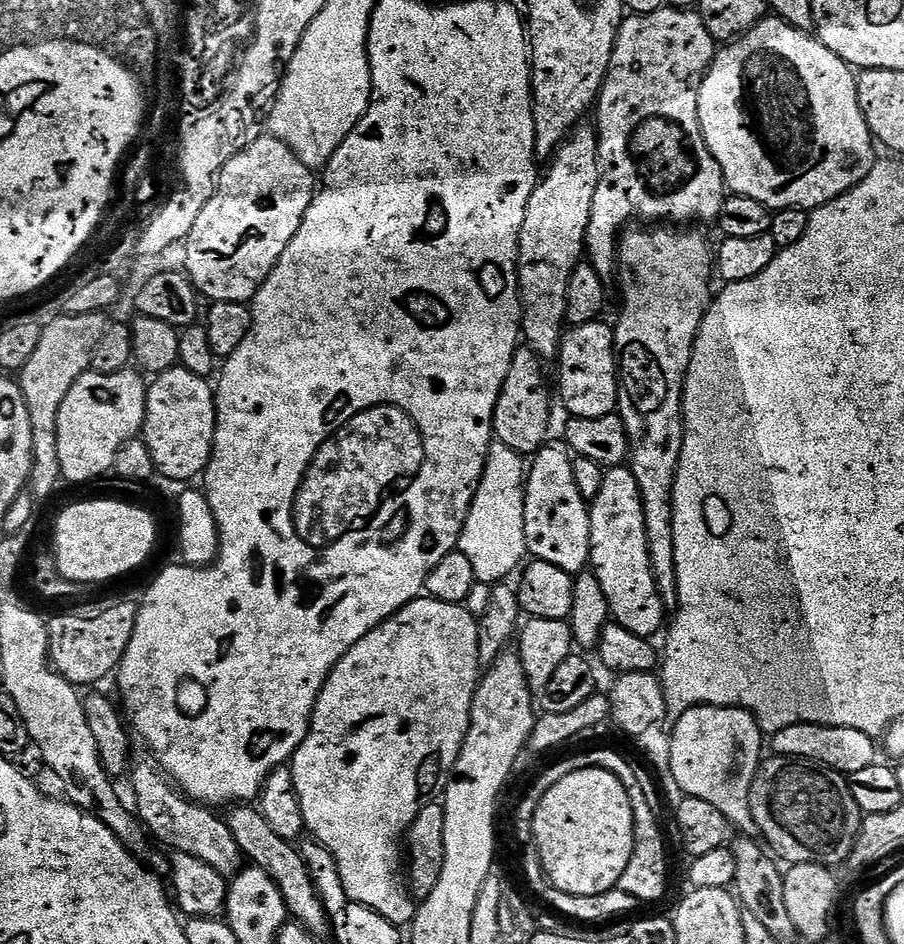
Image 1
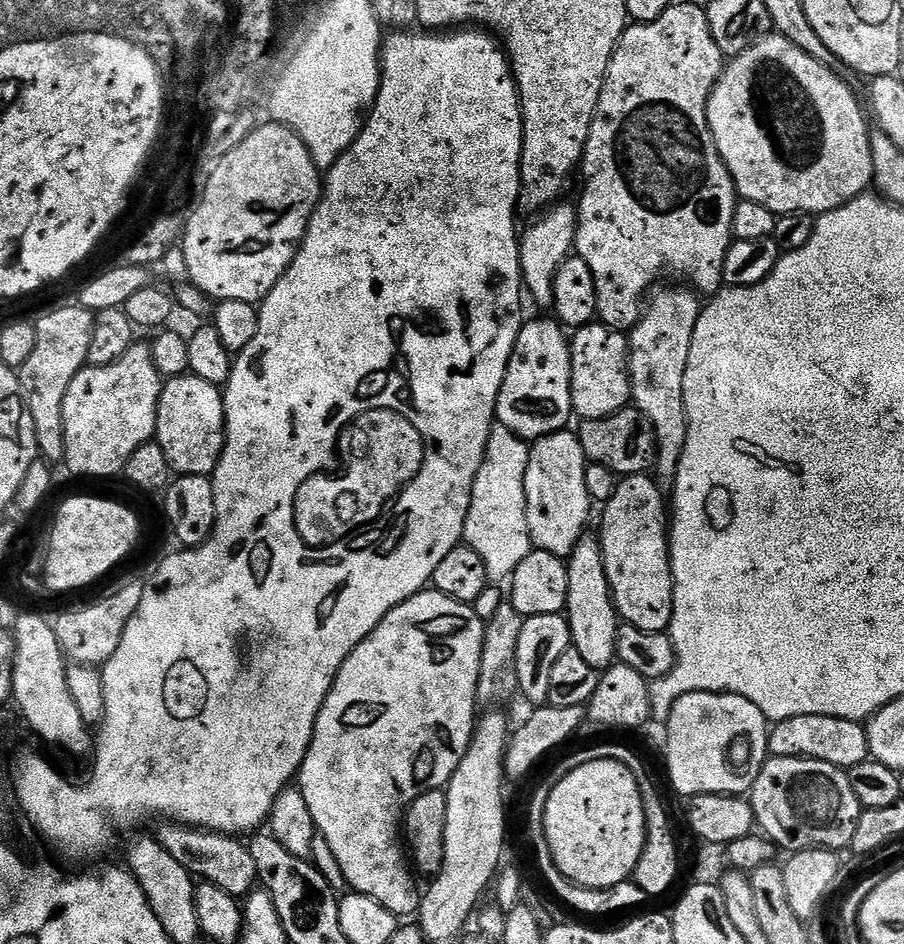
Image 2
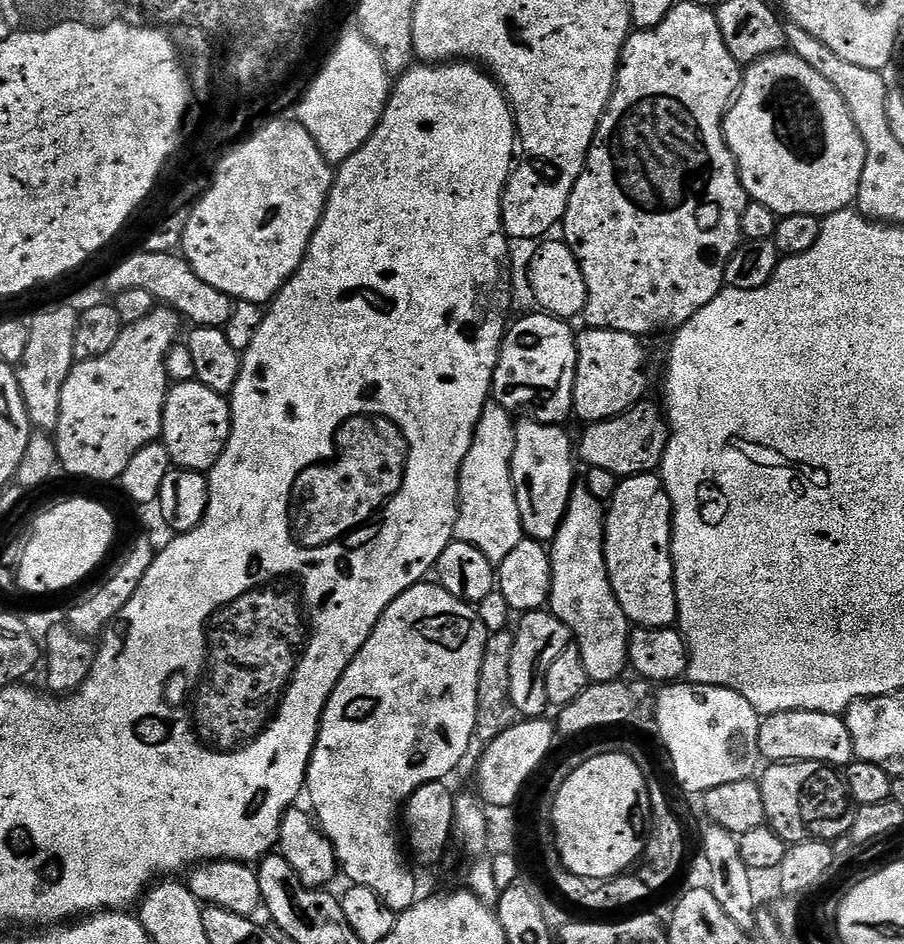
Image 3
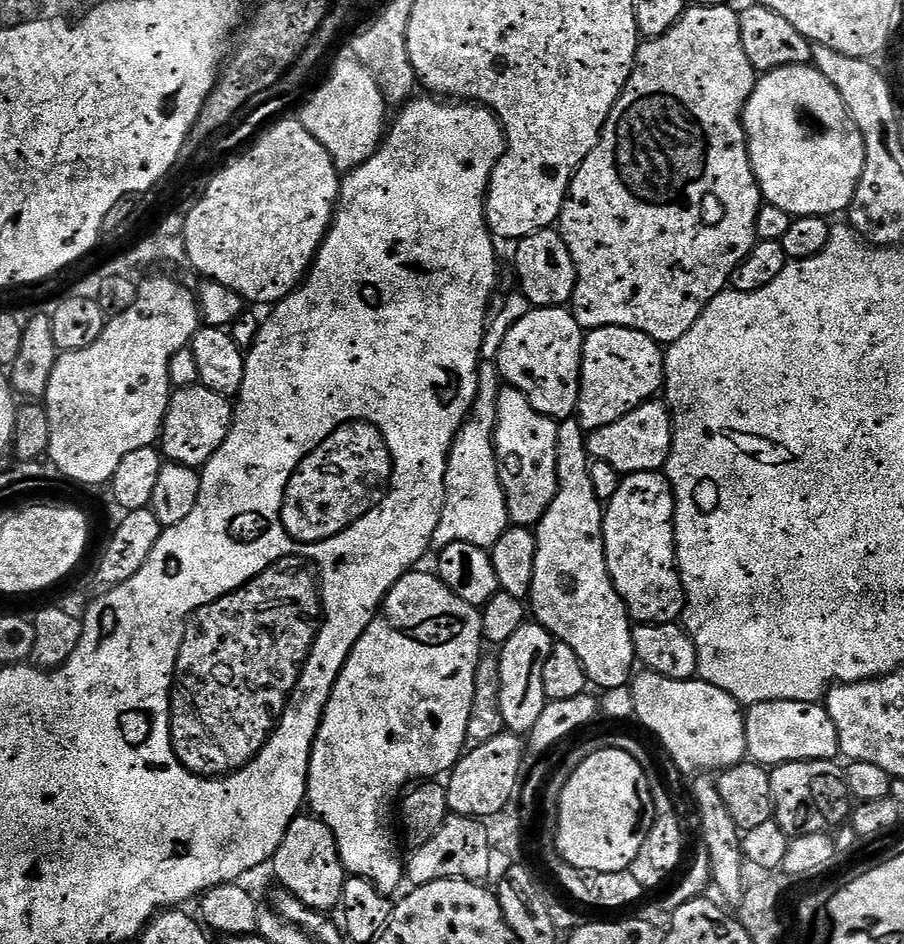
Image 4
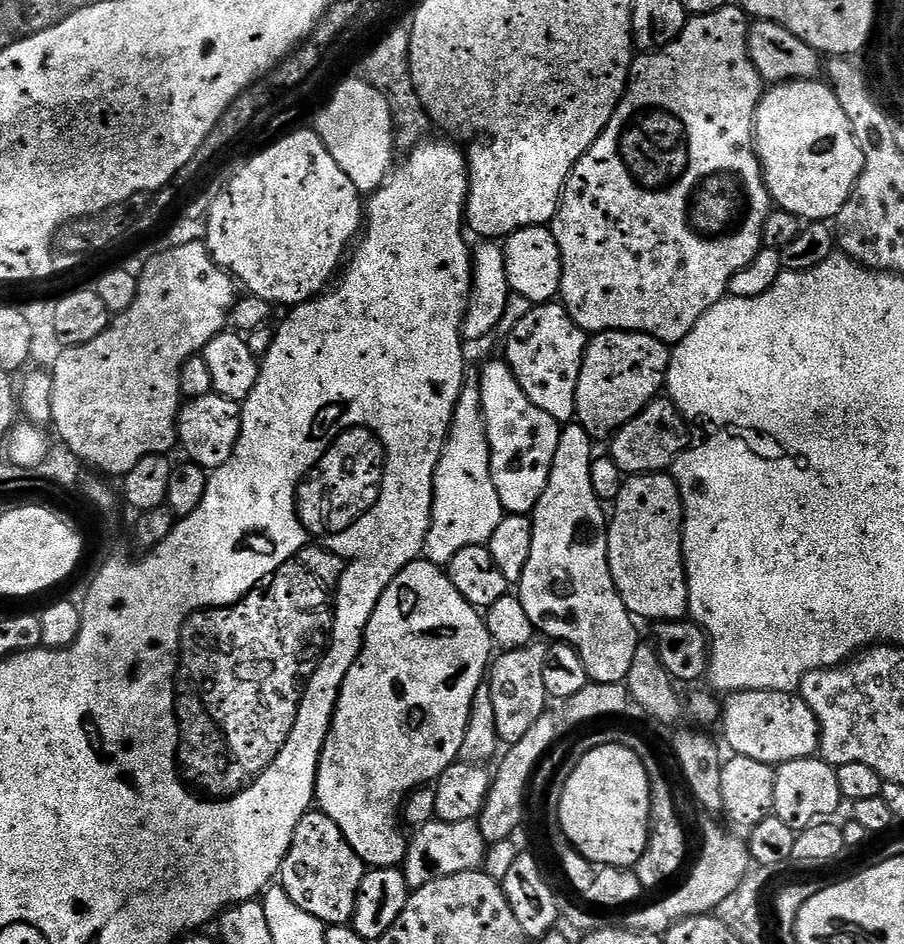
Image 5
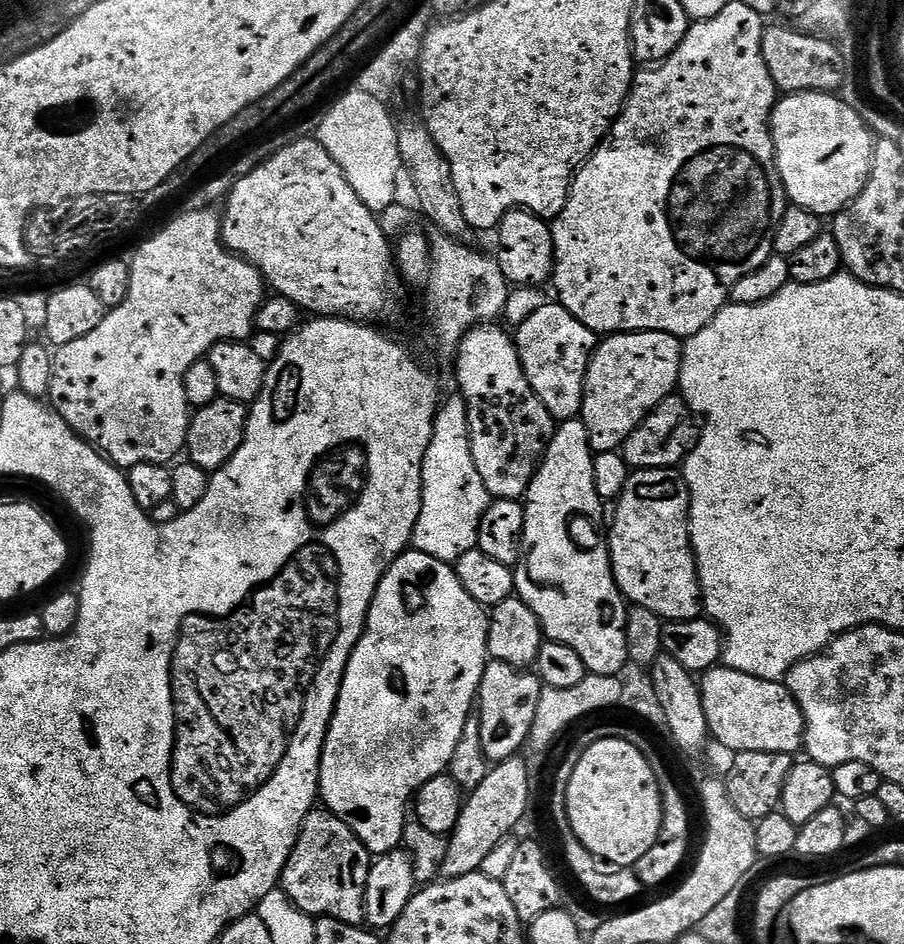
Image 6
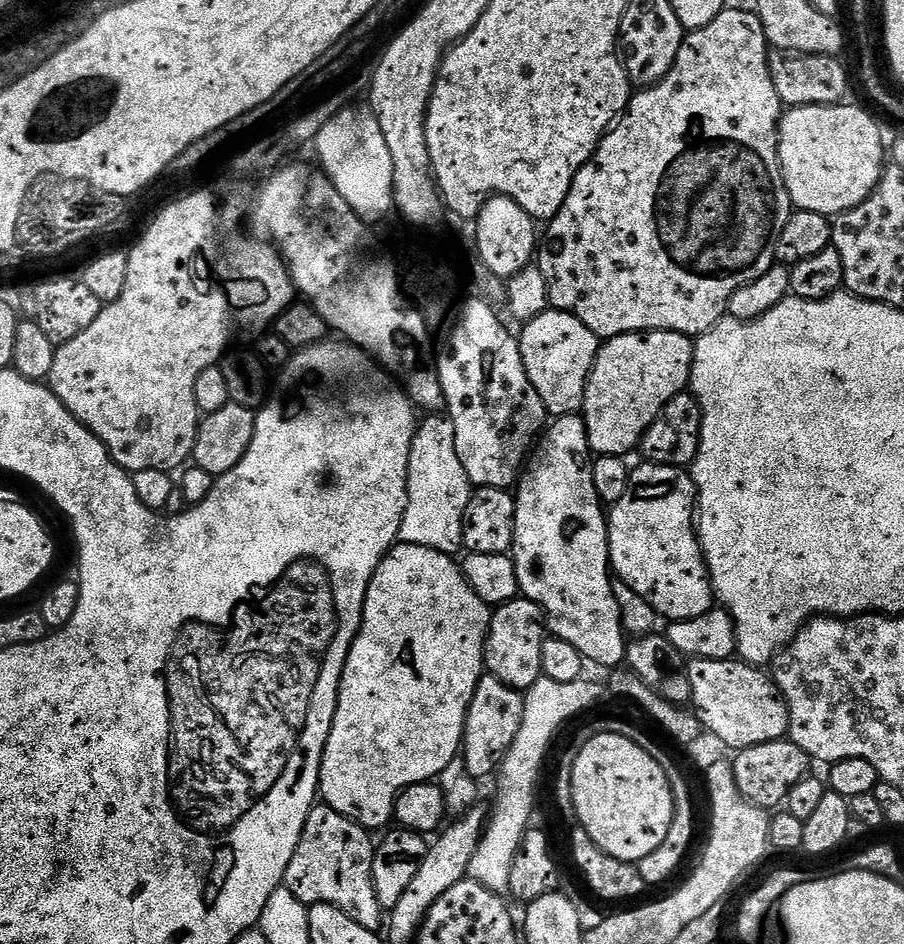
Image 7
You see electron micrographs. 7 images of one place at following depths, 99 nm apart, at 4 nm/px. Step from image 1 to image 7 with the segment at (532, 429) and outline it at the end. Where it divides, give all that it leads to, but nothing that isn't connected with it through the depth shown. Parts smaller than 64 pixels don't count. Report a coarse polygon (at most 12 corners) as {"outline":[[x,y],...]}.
{"outline":[[569,312],[518,332],[528,381],[553,417],[584,407],[596,336]]}

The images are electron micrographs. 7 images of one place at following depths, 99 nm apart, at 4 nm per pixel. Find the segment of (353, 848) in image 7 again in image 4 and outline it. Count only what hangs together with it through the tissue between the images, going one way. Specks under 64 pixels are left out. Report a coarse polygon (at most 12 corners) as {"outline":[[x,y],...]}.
{"outline":[[292,819],[270,864],[315,912],[339,905],[346,879],[334,834]]}

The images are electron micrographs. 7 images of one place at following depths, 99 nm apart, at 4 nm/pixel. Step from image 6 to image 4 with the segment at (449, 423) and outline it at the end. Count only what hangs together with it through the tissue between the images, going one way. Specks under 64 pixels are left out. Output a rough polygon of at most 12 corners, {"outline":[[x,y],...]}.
{"outline":[[495,360],[448,455],[437,549],[510,527],[496,459]]}

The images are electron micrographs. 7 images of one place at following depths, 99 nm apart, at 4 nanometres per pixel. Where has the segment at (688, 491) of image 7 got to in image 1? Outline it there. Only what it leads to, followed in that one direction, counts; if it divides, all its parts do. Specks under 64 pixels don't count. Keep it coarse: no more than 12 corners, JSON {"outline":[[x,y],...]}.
{"outline":[[631,467],[590,501],[590,571],[615,623],[649,638],[666,609]]}

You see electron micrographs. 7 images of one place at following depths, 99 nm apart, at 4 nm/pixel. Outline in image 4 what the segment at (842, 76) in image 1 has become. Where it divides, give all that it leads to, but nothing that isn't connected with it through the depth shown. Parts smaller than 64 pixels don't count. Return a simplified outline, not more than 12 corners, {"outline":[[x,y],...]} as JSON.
{"outline":[[815,66],[763,73],[763,199],[793,218],[852,204],[866,150]]}

